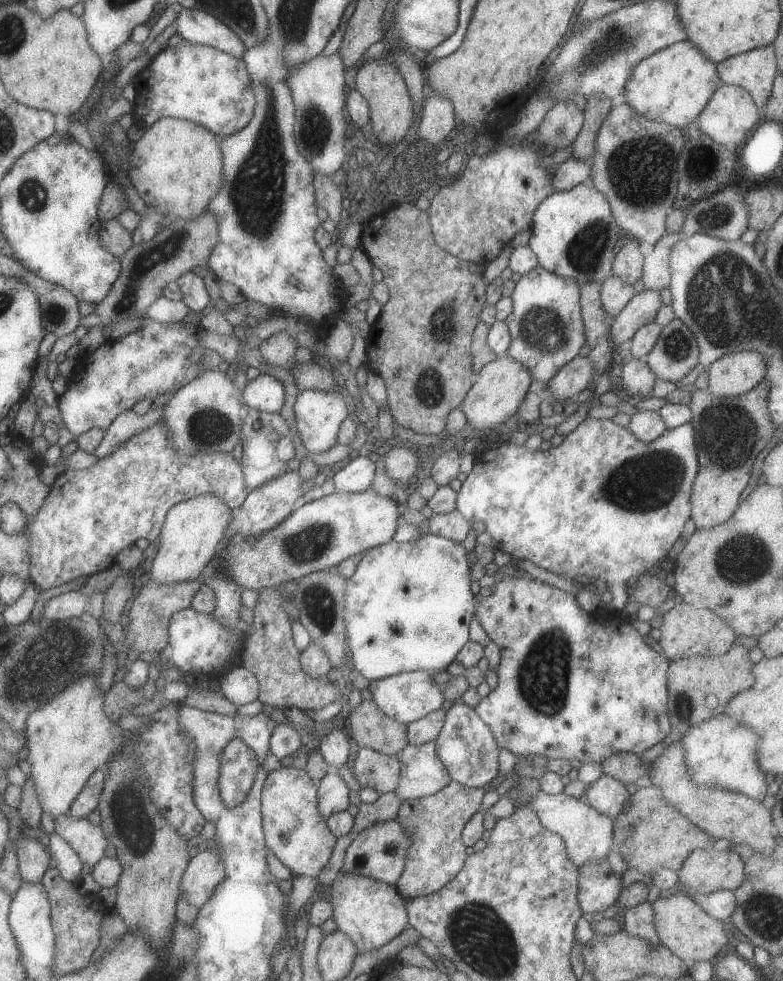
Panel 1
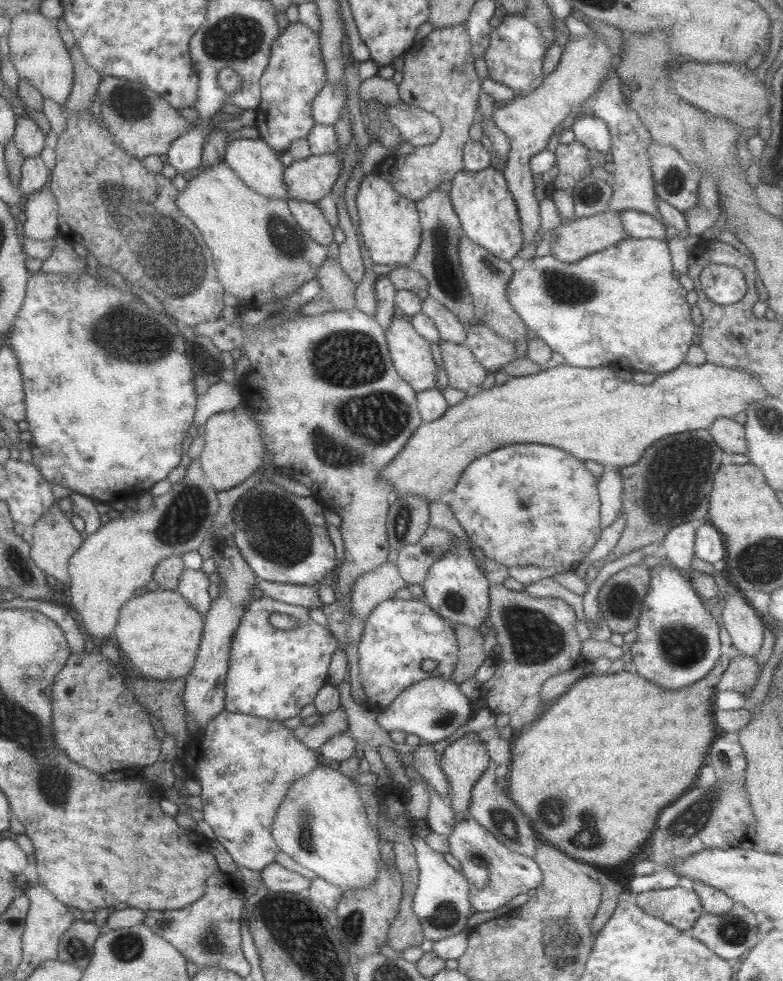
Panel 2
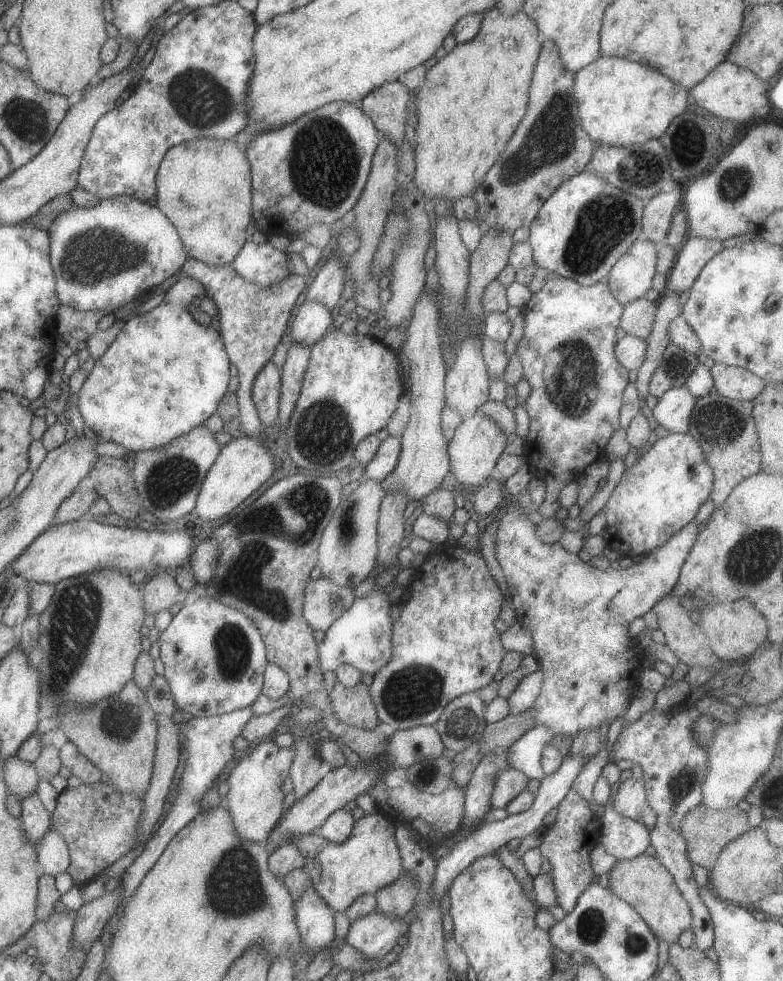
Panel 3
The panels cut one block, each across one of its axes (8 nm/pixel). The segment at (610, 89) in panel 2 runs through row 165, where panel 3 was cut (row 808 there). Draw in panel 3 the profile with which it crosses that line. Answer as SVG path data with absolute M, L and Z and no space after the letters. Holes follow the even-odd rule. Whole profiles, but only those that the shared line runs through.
M630 777L621 782L613 798L613 806L623 817L642 822L650 830L656 826L657 816L648 804L645 782L642 779Z

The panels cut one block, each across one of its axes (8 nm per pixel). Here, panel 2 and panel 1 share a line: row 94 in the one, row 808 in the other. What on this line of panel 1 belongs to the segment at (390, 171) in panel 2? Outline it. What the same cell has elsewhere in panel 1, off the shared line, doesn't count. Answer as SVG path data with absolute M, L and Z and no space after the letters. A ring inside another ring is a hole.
M451 781L448 786L431 796L403 800L396 819L400 828L408 832L412 842L406 854L404 872L398 878L395 888L404 899L416 899L441 890L464 868L468 854L462 830L481 810L485 793L485 787L470 789Z

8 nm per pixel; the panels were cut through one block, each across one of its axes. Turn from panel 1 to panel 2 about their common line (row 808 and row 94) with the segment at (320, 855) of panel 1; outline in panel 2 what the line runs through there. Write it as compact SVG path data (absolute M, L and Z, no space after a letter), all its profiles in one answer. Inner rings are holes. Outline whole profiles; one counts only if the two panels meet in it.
M302 20L288 23L272 43L269 63L261 77L261 102L255 110L255 126L260 131L260 139L279 155L287 152L294 140L307 138L315 125L313 103L327 84L320 43L319 35Z

